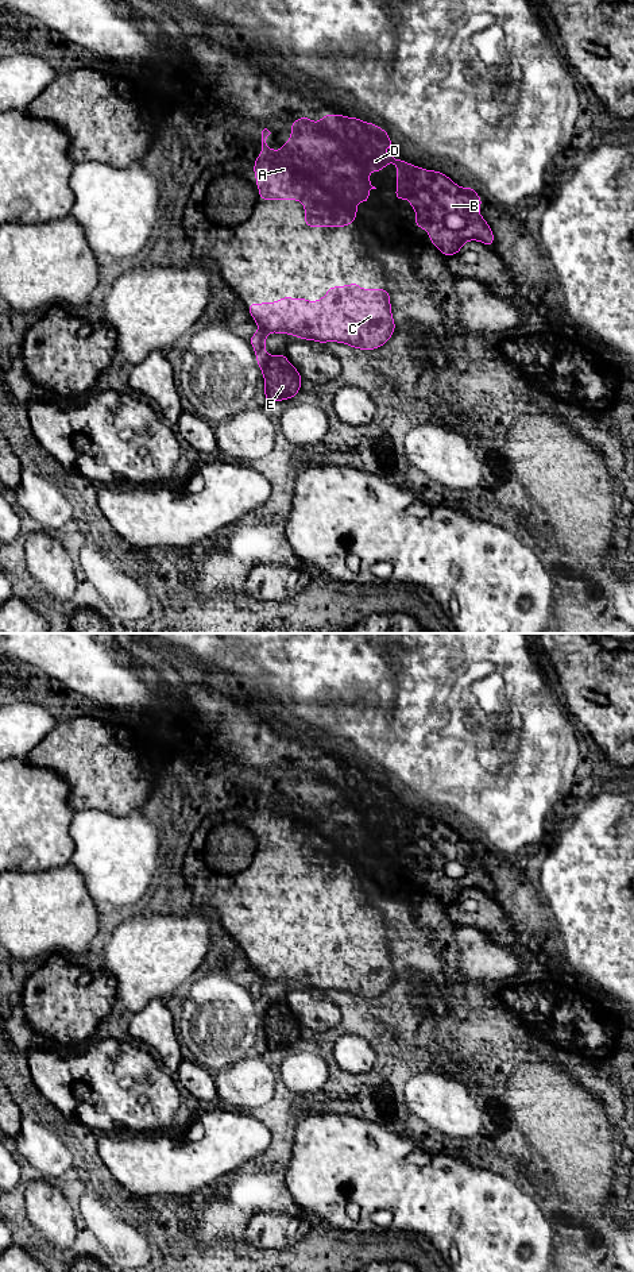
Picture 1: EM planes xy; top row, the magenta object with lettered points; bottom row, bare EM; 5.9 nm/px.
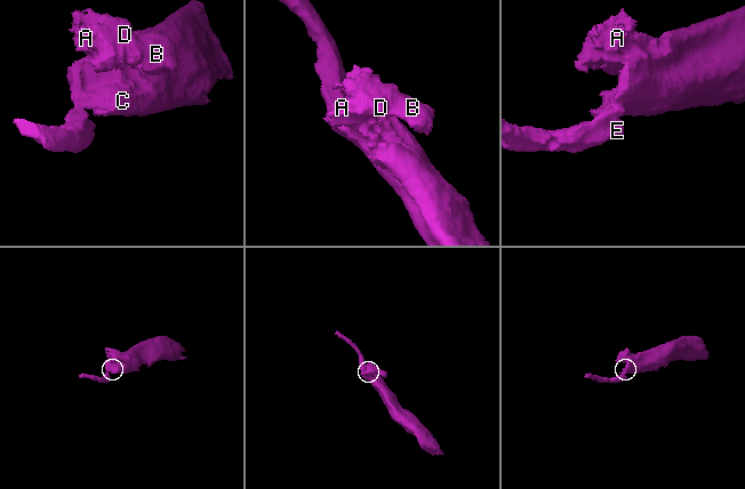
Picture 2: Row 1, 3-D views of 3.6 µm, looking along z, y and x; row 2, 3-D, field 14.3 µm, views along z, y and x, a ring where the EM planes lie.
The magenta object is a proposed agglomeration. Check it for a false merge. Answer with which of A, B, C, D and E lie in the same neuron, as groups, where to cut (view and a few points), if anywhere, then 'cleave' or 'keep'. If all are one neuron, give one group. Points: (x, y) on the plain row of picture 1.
A B C D / E | xy (259, 975), (267, 981) | cleave

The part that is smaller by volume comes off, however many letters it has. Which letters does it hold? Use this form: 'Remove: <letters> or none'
Remove: E

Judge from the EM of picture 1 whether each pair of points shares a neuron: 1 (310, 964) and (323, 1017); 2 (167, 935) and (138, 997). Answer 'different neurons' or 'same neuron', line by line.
1: different neurons
2: same neuron

